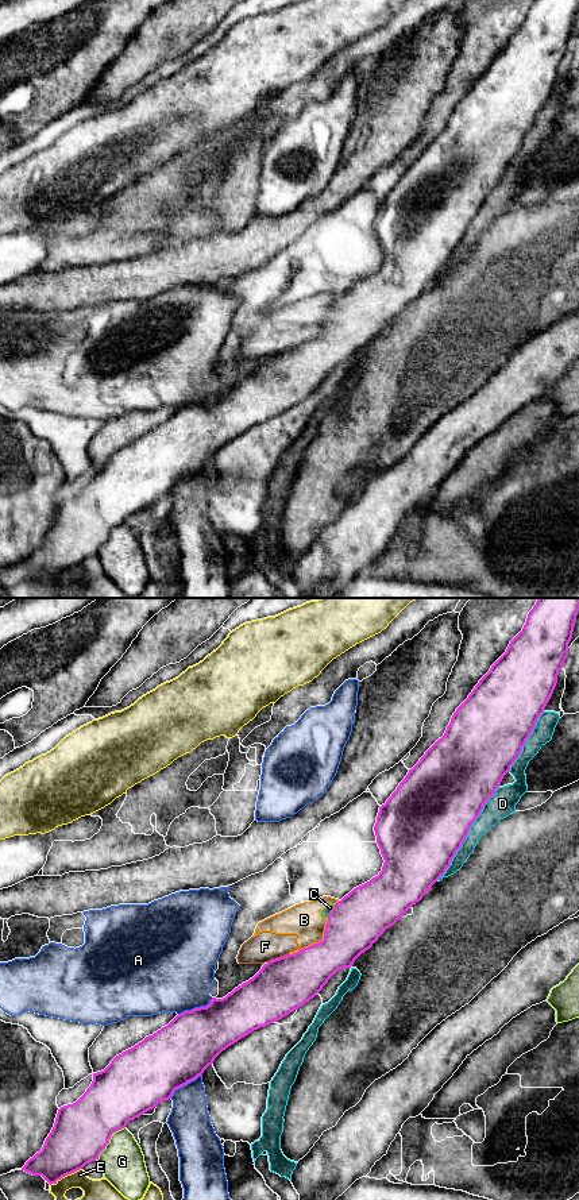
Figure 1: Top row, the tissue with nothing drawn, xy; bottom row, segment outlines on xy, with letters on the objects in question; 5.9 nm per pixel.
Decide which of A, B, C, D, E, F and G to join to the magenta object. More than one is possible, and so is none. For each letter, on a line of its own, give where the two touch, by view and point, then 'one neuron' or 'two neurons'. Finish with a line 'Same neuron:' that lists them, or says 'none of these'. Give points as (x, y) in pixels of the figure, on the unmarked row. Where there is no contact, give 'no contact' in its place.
A: meets magenta in xy at (196, 404); two neurons
B: meets magenta in xy at (317, 338); two neurons
C: meets magenta in xy at (331, 307); two neurons
D: meets magenta in xy at (467, 228); two neurons
E: meets magenta in xy at (65, 570); two neurons
F: meets magenta in xy at (277, 354); two neurons
G: meets magenta in xy at (108, 536); two neurons
Same neuron: none of these

